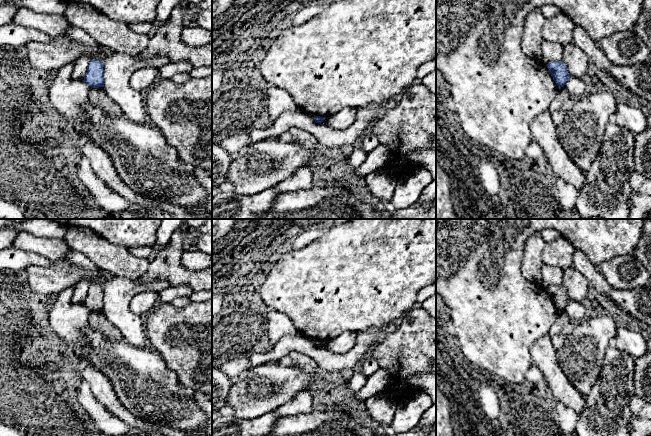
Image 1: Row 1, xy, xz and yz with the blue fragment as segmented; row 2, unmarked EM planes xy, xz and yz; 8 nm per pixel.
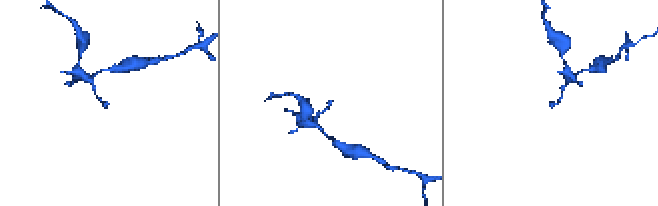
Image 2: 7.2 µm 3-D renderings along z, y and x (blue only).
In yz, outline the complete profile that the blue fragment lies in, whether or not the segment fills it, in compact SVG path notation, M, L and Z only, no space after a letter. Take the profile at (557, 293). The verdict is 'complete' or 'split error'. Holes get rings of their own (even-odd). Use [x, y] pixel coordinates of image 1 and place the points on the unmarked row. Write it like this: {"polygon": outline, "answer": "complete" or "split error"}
{"polygon": "M563 285L549 286L547 292L558 312L564 311L565 307L571 302Z", "answer": "complete"}

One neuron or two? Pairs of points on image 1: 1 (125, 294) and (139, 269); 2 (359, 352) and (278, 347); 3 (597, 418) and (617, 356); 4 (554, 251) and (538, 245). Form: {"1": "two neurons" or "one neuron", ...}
{"1": "two neurons", "2": "one neuron", "3": "one neuron", "4": "two neurons"}

